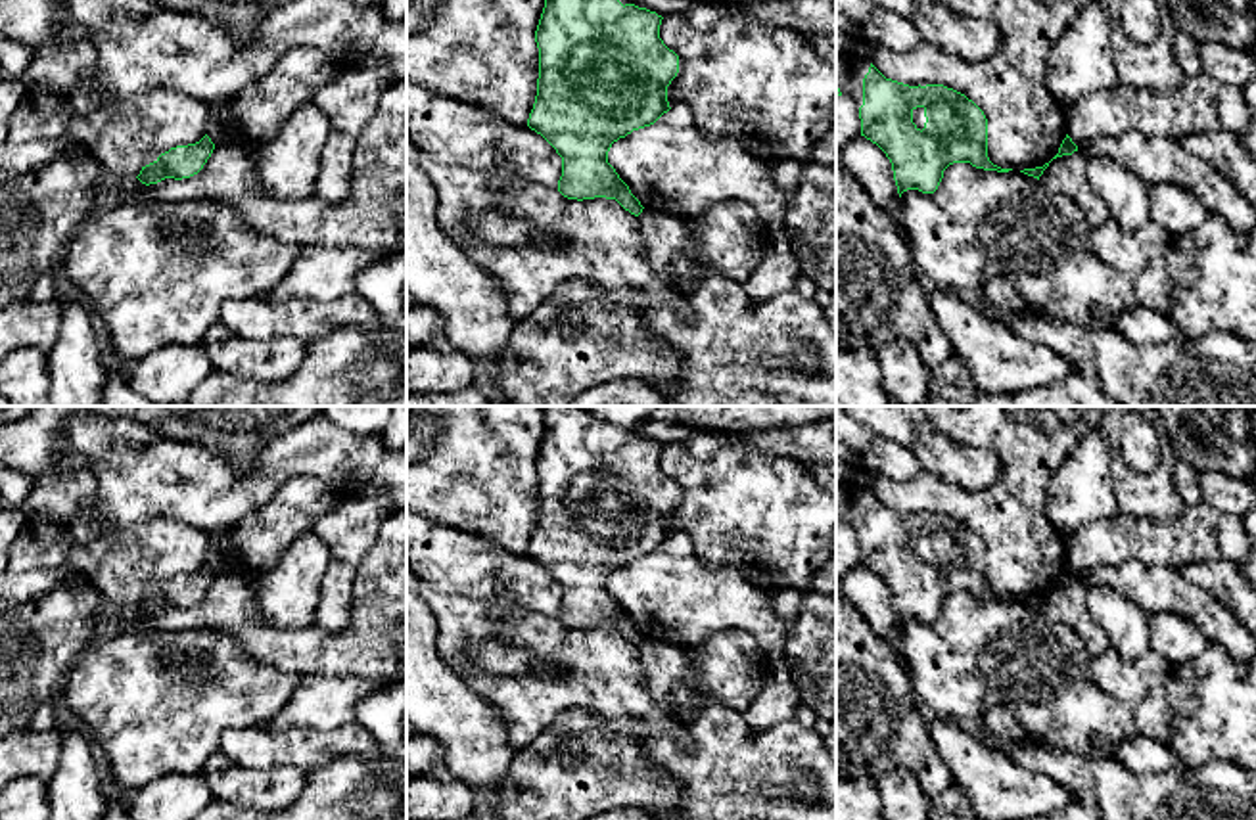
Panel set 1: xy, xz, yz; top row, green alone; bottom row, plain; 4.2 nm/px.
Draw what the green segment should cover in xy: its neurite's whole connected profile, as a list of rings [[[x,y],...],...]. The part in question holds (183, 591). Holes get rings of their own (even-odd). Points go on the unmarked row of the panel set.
[[[205,563],[199,571],[176,575],[161,582],[153,592],[142,596],[136,605],[142,613],[157,613],[165,607],[190,607],[198,604],[211,586],[215,573]]]

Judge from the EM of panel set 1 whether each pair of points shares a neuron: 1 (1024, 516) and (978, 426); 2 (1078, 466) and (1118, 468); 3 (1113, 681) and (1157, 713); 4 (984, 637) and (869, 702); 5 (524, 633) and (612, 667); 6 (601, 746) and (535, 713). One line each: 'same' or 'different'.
1: same
2: different
3: same
4: different
5: same
6: different

